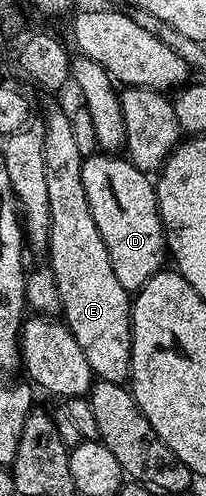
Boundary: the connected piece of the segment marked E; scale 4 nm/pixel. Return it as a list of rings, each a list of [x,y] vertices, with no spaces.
[[[49,96],[45,102],[43,125],[43,163],[44,175],[47,178],[48,207],[50,209],[50,232],[47,249],[47,264],[53,269],[55,284],[61,301],[60,317],[69,327],[75,344],[83,348],[87,364],[91,364],[94,375],[102,382],[124,383],[129,377],[131,368],[131,294],[119,284],[115,271],[111,269],[111,256],[107,256],[107,244],[95,228],[95,216],[87,204],[87,192],[83,192],[83,172],[81,163],[81,142],[77,139],[77,130],[69,119],[69,114],[56,102],[56,97]]]

